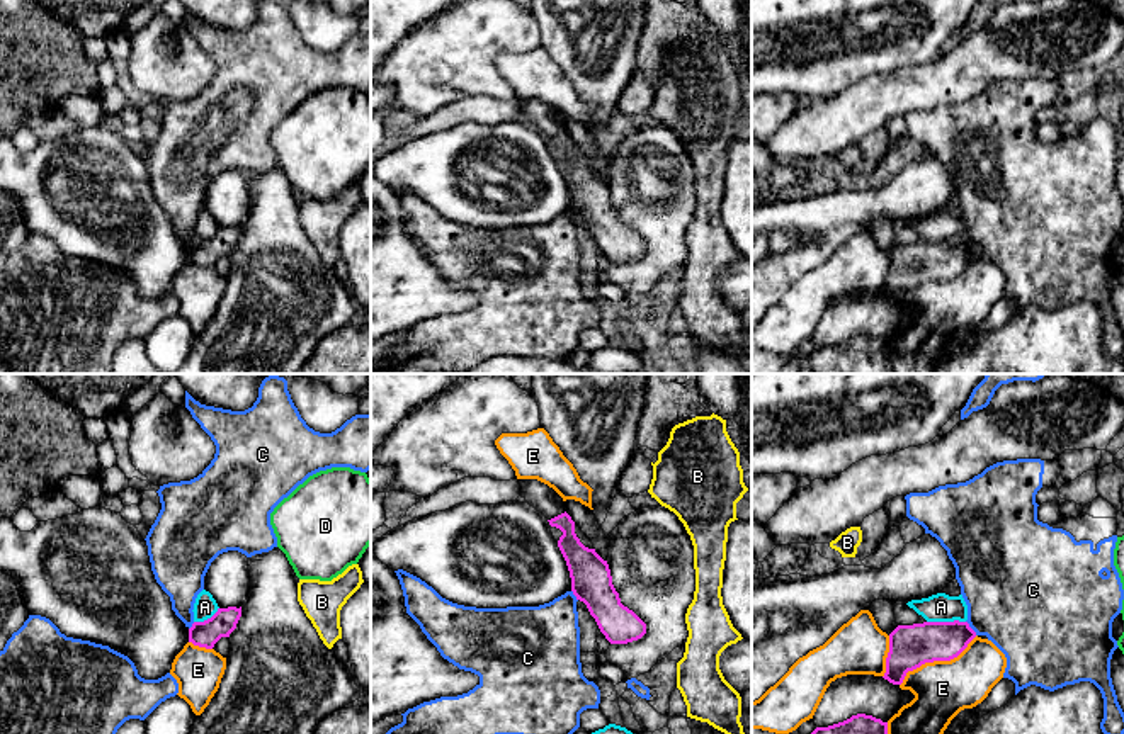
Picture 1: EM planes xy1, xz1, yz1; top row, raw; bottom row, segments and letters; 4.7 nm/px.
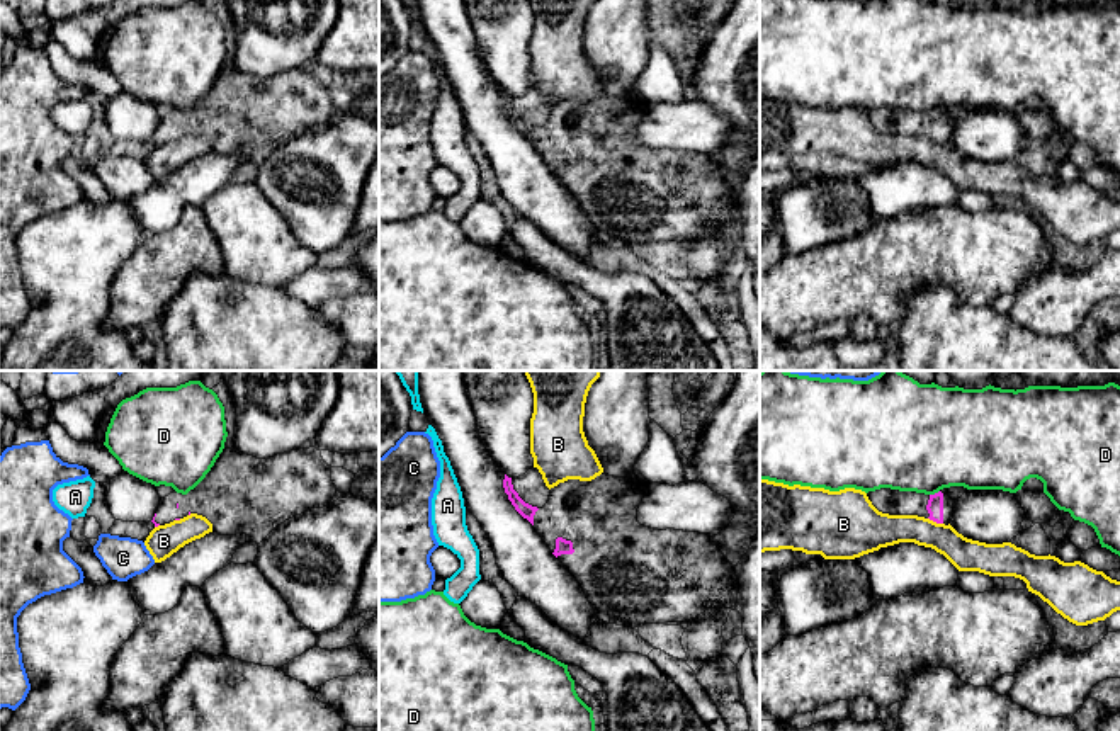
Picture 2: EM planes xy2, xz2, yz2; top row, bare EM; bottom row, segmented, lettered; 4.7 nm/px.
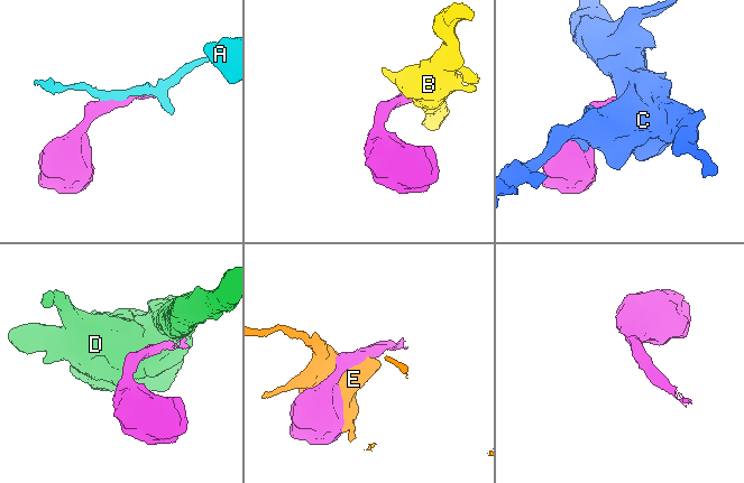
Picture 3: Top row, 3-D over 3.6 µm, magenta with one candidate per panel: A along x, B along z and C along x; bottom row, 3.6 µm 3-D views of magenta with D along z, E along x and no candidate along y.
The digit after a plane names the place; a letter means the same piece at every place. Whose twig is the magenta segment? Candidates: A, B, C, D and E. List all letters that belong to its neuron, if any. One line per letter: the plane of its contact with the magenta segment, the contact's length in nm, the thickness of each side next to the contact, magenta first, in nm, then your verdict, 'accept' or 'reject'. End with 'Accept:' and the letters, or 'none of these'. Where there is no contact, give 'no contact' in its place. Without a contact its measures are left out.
A: yz1 | 180 nm | 200/140 nm | reject
B: yz2 | 80 nm | 80/160 nm | reject
C: yz1 | 90 nm | 190/440 nm | reject
D: yz2 | 50 nm | 80/480 nm | reject
E: yz1 | 440 nm | 200/280 nm | reject
Accept: none of these

